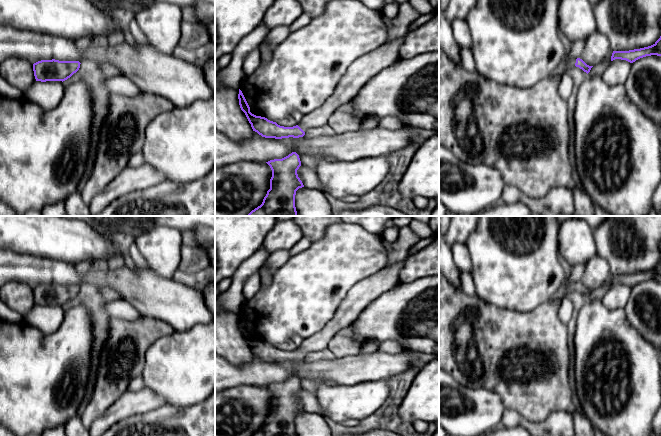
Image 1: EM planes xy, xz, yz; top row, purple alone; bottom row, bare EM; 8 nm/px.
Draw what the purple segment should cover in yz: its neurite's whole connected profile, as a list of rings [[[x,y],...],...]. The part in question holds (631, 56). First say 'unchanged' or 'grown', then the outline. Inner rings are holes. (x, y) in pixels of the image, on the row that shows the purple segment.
unchanged; [[[661,36],[653,45],[648,47],[629,51],[613,51],[611,61],[621,59],[633,63],[640,58],[651,55],[661,56]]]

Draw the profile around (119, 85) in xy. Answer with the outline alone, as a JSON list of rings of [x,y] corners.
[[[124,75],[108,78],[105,85],[111,95],[136,96],[142,91],[131,79]]]

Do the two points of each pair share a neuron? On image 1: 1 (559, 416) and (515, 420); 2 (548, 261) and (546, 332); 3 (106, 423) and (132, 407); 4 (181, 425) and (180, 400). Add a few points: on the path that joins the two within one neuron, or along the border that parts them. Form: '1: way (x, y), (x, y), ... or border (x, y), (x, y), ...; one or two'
1: way (548, 425), (526, 424); one
2: border (550, 300), (526, 312); two
3: way (112, 417), (119, 410), (126, 407); one
4: border (202, 400), (183, 408), (164, 405); two

